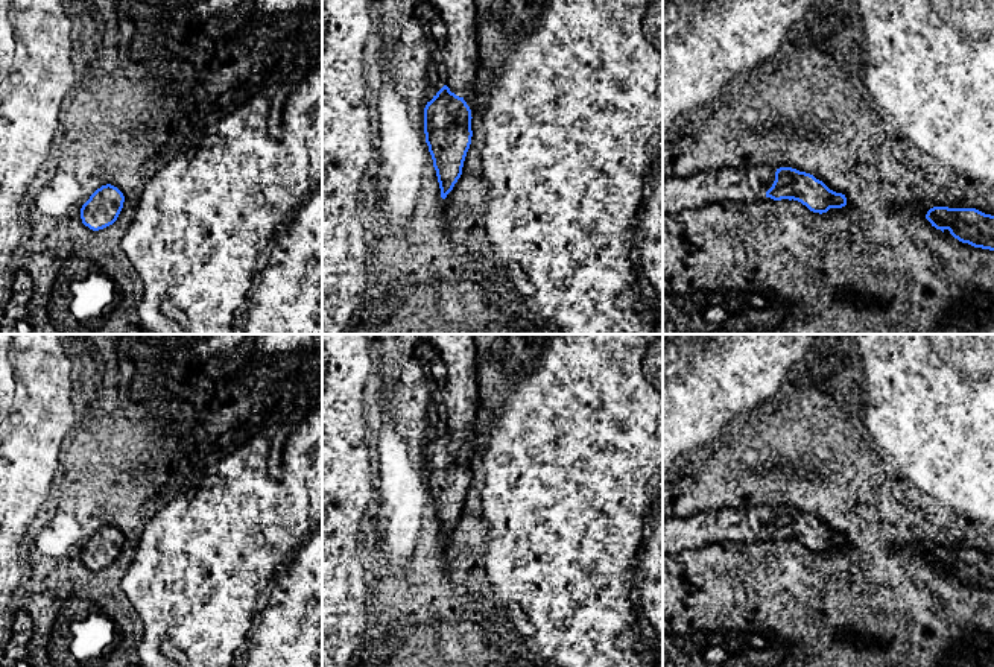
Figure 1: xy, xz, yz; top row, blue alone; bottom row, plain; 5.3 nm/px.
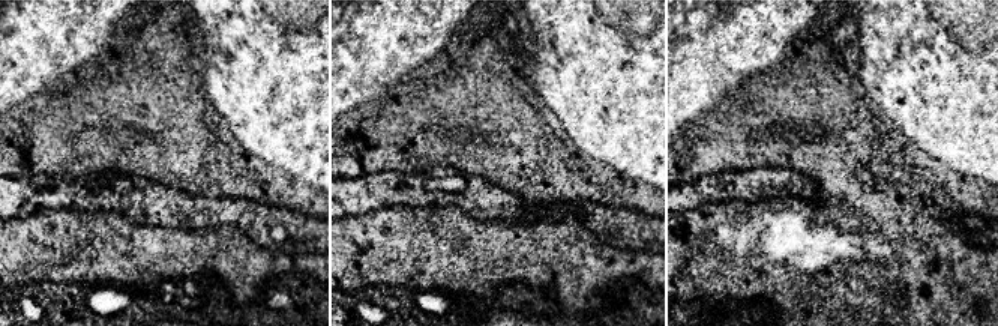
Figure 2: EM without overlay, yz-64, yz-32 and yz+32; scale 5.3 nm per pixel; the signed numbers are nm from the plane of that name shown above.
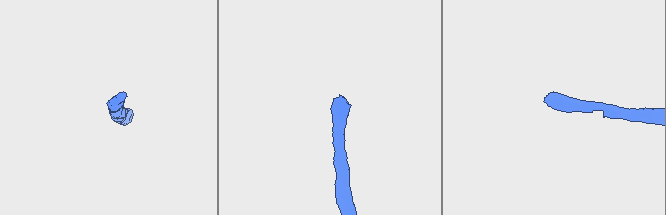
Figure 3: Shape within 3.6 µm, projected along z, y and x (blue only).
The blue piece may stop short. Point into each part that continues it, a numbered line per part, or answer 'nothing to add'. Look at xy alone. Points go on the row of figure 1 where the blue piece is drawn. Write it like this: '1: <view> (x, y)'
nothing to add

